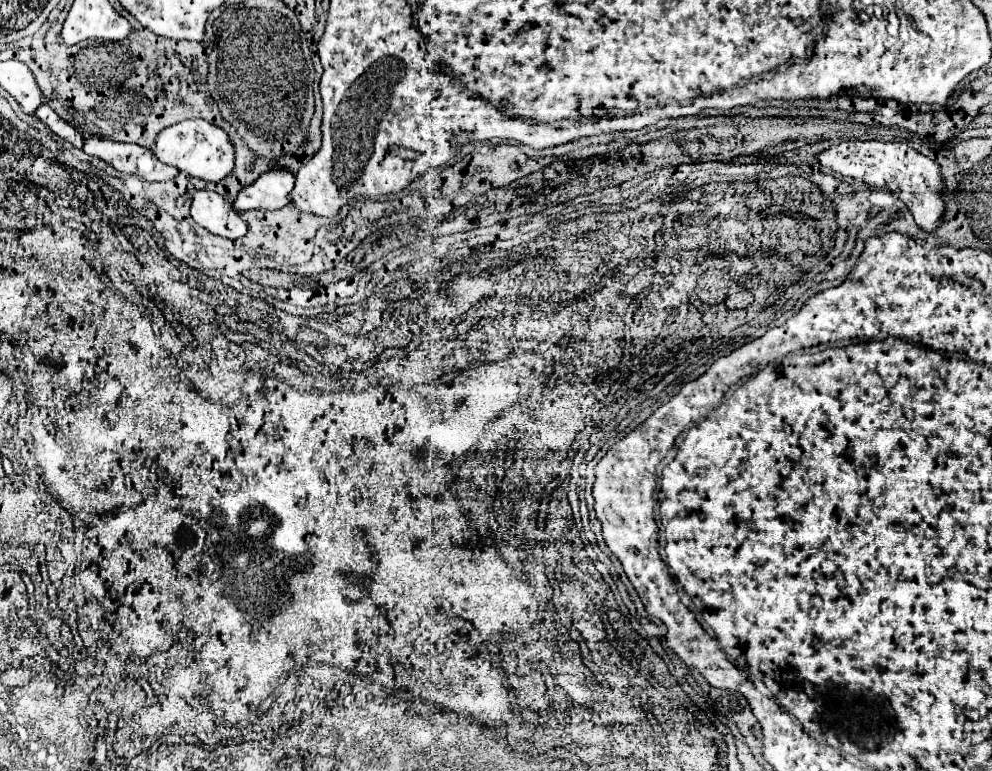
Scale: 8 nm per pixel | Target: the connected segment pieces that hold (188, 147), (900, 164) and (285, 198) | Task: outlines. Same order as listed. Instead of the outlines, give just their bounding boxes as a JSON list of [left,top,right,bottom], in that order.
[[154,118,236,182],[818,140,944,234],[234,168,294,212]]

